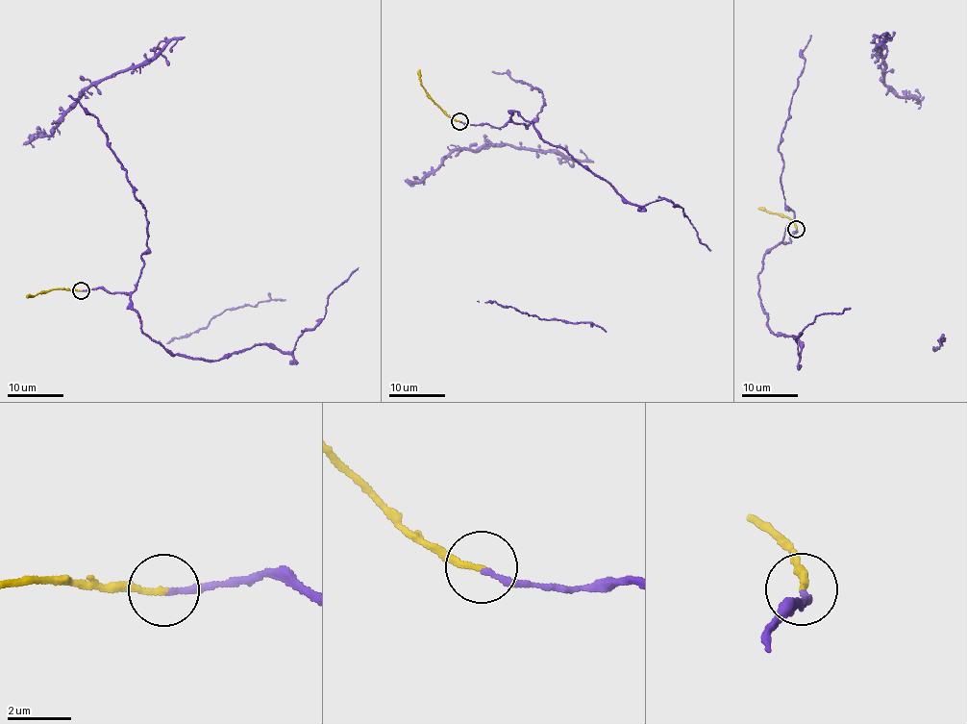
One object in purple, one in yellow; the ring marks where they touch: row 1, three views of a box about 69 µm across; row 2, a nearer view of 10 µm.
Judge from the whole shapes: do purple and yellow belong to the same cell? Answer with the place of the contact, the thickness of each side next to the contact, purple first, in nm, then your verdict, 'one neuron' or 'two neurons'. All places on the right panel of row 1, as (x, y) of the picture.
at (796, 229); 180 nm thick on the purple side, 200 nm on the other; one neuron

